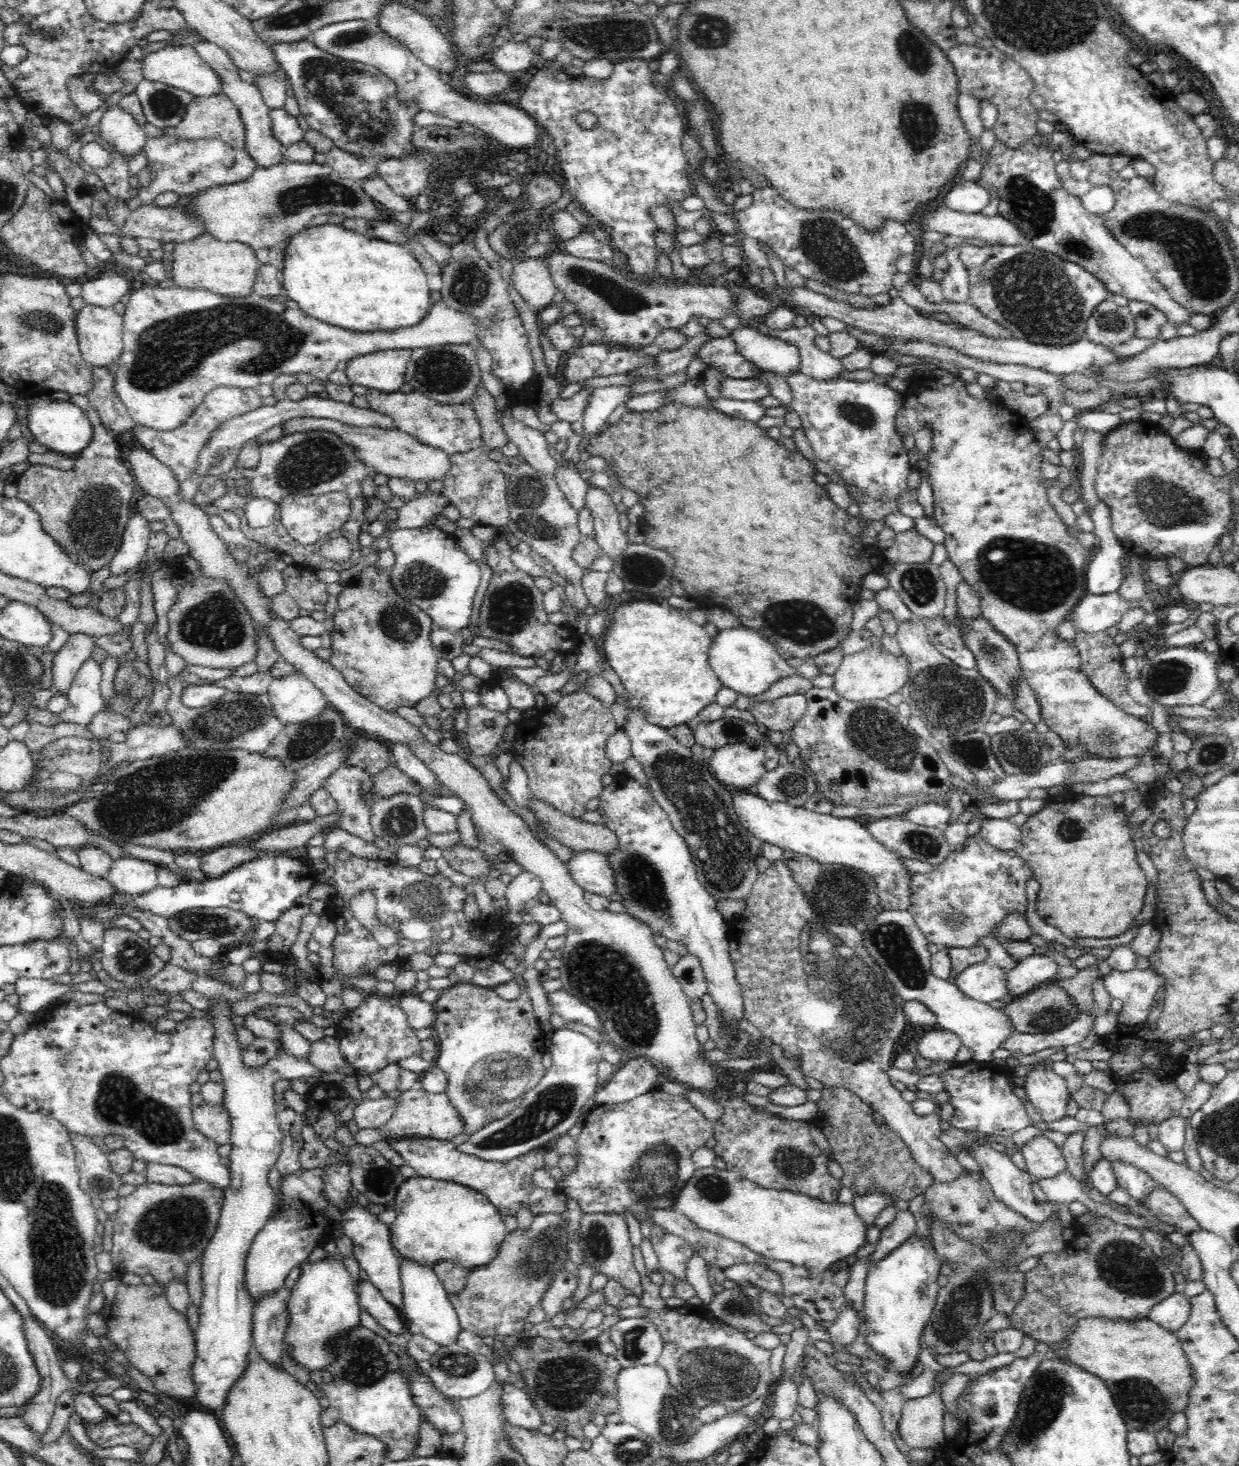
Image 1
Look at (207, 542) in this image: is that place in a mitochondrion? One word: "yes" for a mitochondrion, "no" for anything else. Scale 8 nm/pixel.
no

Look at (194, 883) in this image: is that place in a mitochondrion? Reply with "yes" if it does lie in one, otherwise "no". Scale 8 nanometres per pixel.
no

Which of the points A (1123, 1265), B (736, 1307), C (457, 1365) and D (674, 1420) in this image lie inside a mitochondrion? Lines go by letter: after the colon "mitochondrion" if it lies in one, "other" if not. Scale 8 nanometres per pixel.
A: mitochondrion
B: mitochondrion
C: mitochondrion
D: mitochondrion

